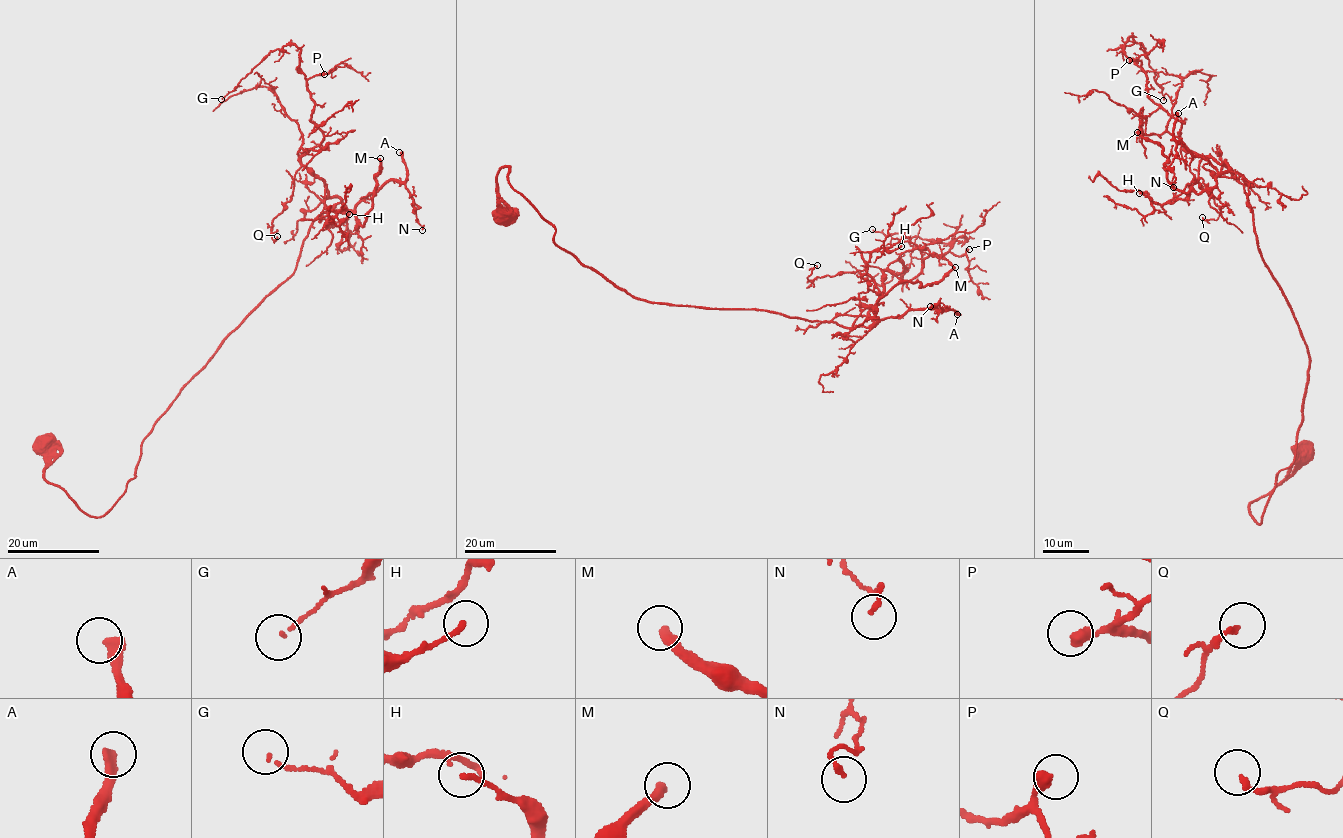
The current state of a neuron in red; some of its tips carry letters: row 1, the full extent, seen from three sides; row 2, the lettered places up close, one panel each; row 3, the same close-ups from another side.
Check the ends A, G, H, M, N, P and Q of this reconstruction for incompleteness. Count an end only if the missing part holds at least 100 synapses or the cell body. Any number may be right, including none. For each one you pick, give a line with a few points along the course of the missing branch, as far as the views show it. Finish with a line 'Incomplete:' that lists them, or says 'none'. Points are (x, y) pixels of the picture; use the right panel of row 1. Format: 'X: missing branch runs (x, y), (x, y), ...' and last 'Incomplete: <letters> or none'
A: missing branch runs (1178, 113), (1186, 94), (1202, 83), (1203, 74), (1215, 62), (1237, 61), (1242, 66), (1253, 66), (1253, 70)
M: missing branch runs (1137, 132), (1121, 59), (1109, 50), (1107, 34), (1087, 32), (1091, 30)
Incomplete: A, M

